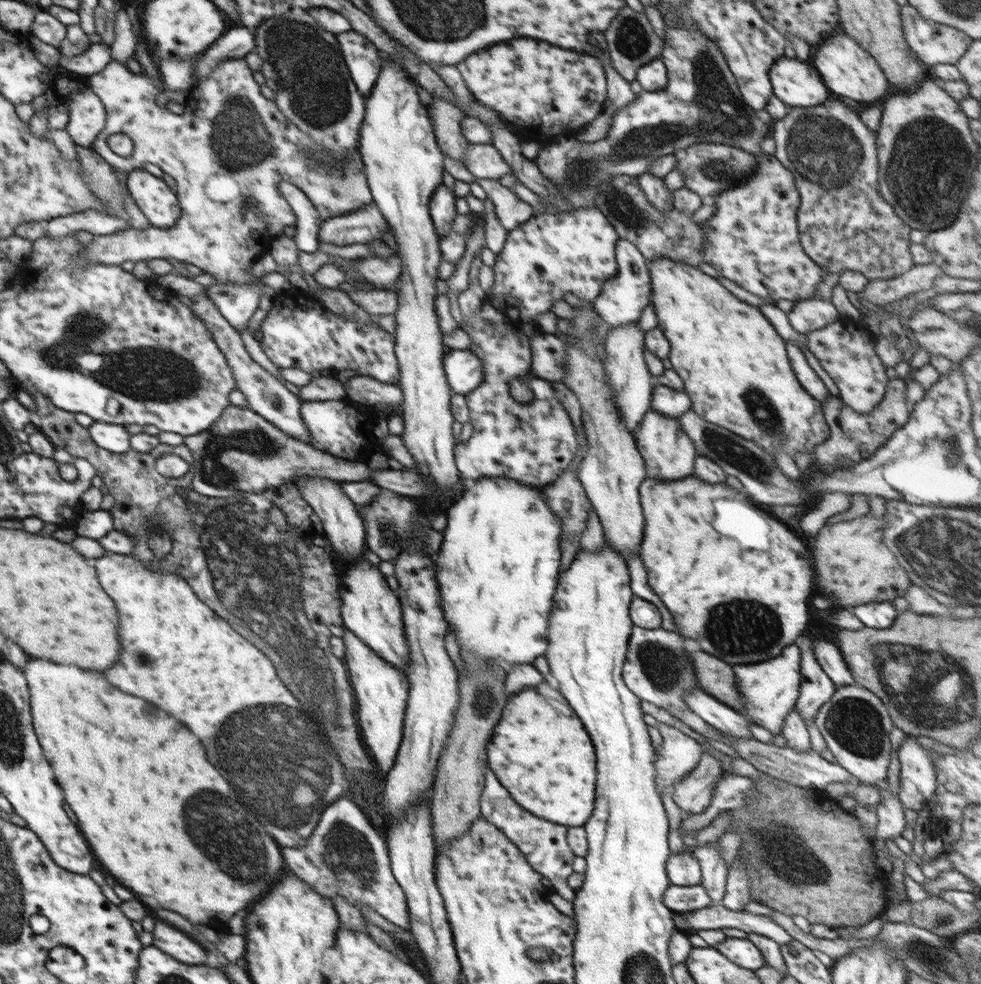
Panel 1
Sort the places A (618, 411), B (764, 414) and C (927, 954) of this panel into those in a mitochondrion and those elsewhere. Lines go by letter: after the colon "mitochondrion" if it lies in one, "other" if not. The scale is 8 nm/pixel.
A: other
B: mitochondrion
C: mitochondrion

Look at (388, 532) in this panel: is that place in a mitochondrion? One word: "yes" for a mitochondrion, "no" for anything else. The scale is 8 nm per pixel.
yes

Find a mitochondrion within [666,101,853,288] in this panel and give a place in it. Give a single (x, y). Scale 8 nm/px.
(717, 169)

